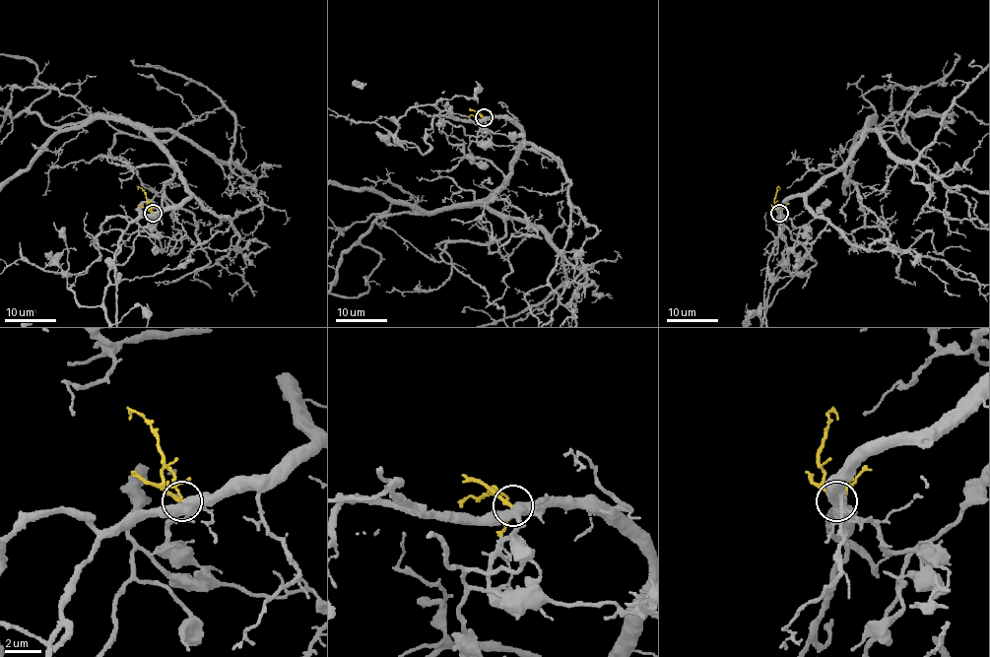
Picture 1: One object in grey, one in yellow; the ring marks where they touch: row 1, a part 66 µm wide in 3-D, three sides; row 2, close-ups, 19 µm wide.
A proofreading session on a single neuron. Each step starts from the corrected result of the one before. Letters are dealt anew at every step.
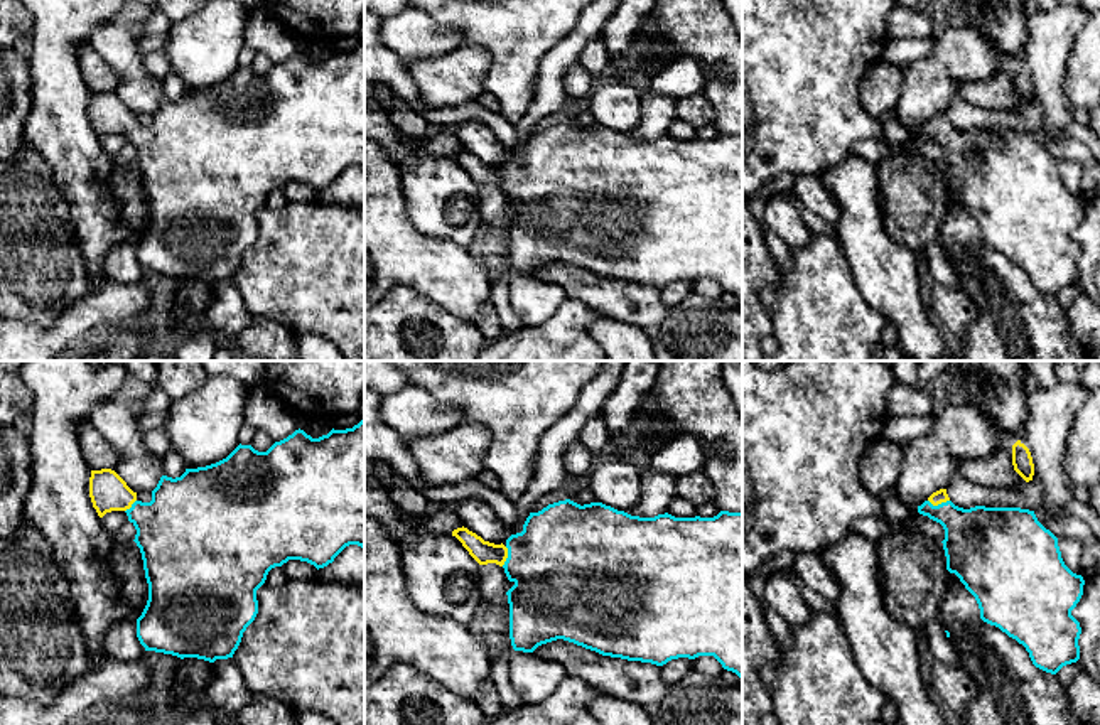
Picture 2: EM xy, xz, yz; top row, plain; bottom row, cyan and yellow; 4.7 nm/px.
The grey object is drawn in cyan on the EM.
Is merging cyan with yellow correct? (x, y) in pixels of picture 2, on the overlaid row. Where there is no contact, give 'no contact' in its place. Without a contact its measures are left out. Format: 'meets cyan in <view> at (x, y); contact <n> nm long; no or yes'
meets cyan in yz at (938, 504); contact 100 nm long; yes

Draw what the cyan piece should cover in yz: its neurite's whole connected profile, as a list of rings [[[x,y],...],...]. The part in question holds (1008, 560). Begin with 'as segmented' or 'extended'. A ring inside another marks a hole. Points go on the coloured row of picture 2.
extended; [[[940,489],[918,506],[918,513],[943,526],[946,570],[975,597],[984,622],[1022,644],[1033,664],[1046,673],[1056,674],[1080,659],[1081,627],[1071,610],[1083,595],[1085,580],[1065,565],[1058,538],[1038,521],[1034,511],[963,509],[950,501],[946,489]]]

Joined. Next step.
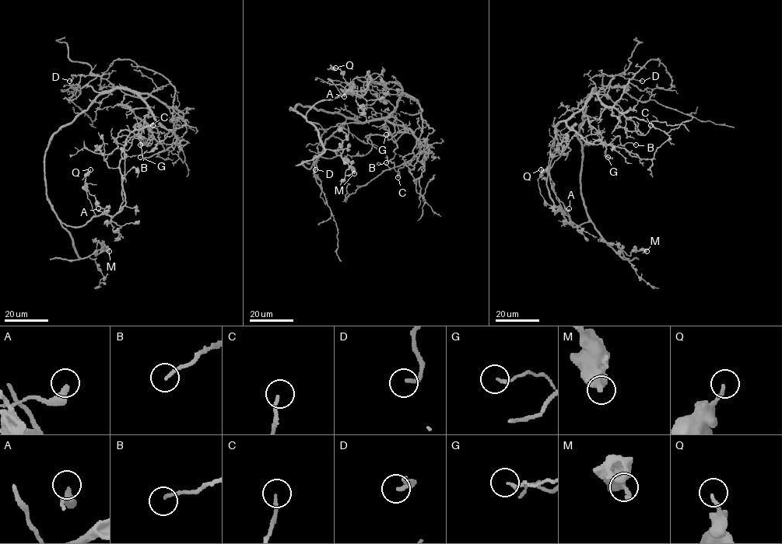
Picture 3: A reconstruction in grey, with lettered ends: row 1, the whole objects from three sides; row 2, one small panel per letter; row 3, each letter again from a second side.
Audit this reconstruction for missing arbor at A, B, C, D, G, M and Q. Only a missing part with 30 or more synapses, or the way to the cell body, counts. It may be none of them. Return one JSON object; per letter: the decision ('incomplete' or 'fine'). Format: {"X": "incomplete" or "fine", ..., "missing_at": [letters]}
{"A": "fine", "B": "fine", "C": "fine", "D": "fine", "G": "fine", "M": "fine", "Q": "fine", "missing_at": []}

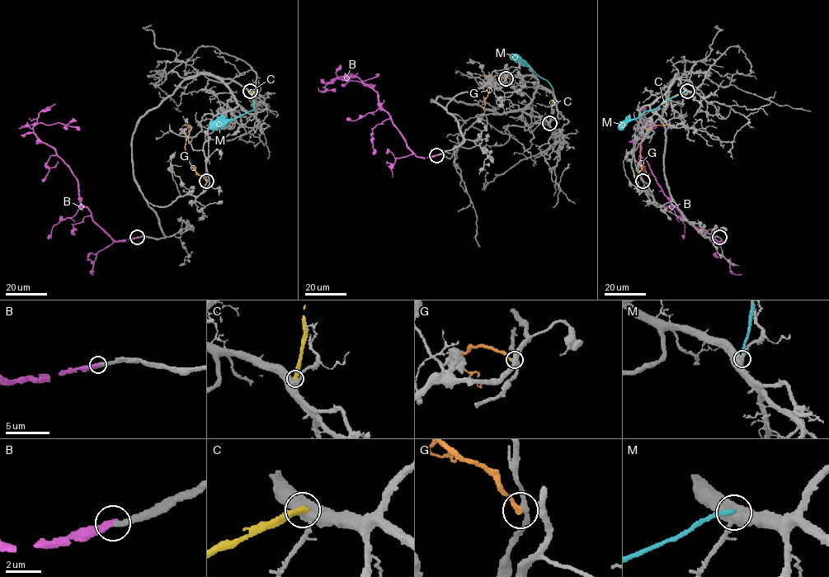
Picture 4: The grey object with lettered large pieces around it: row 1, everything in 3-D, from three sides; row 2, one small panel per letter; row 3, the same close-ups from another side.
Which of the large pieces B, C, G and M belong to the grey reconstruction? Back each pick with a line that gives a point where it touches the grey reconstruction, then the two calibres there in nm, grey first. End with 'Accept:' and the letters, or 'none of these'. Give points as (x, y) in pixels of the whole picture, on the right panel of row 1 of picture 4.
B: Touches grey at (719, 237). Thickness 360 nm (grey) against 360 nm
Accept: B

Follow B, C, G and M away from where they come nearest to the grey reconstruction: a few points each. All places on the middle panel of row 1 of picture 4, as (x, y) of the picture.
B: (436, 154), (417, 157), (380, 107), (376, 92), (356, 76), (332, 82), (338, 78), (365, 81), (379, 73)
C: (549, 122), (554, 98)
G: (506, 78), (501, 76), (484, 76), (490, 85), (483, 110)
M: (550, 124), (553, 97), (551, 86), (509, 54)

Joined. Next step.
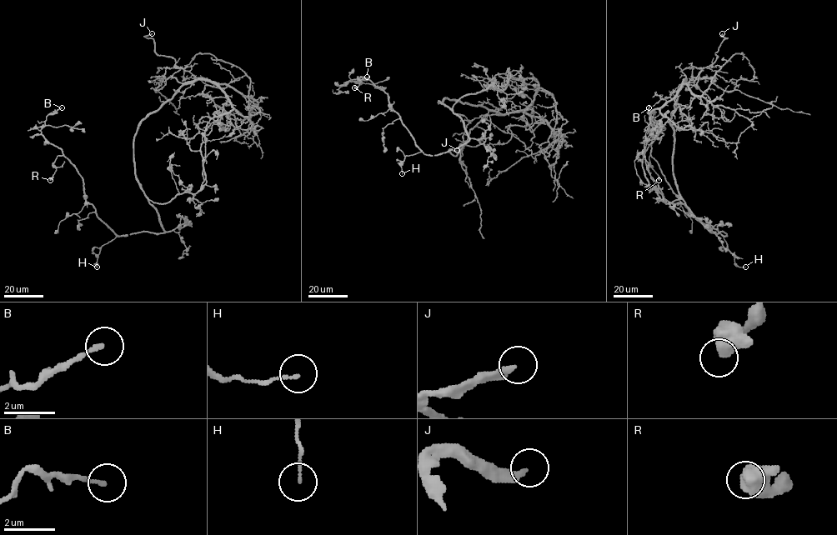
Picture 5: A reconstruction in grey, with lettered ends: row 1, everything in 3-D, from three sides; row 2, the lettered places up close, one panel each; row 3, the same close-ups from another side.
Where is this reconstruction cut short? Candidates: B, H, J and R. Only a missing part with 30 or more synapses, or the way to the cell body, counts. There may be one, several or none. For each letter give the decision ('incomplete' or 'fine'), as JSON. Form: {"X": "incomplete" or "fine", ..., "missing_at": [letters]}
{"B": "fine", "H": "fine", "J": "incomplete", "R": "fine", "missing_at": ["J"]}

